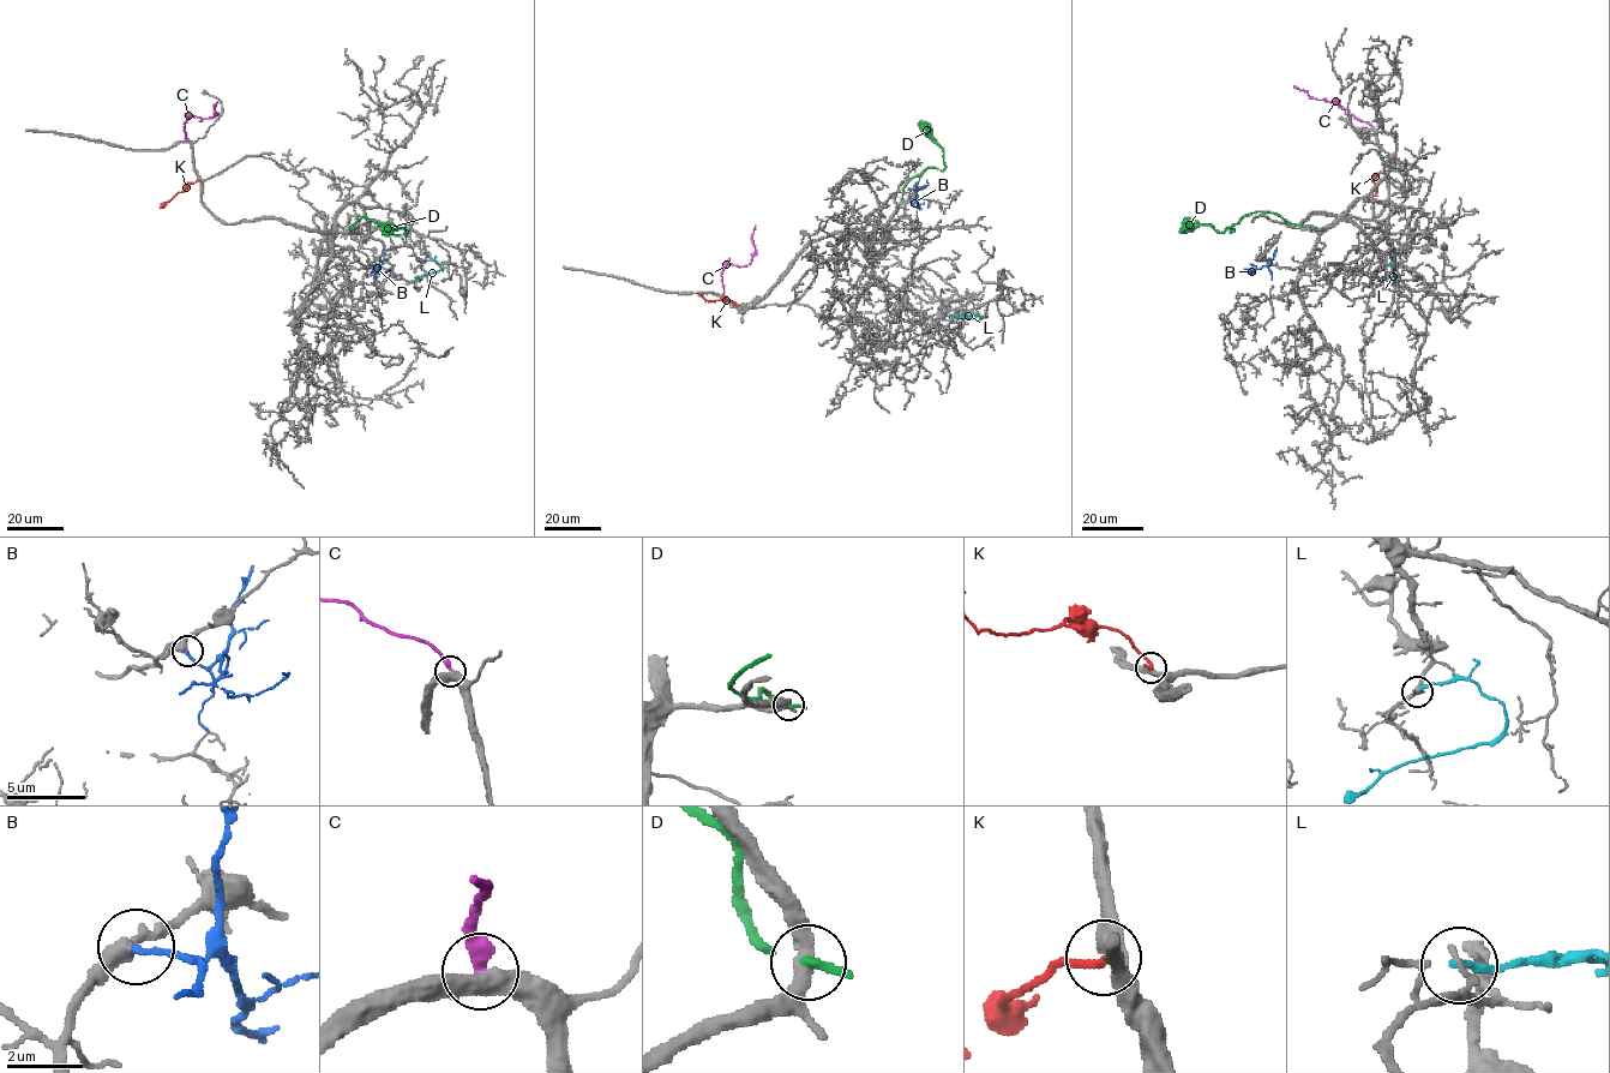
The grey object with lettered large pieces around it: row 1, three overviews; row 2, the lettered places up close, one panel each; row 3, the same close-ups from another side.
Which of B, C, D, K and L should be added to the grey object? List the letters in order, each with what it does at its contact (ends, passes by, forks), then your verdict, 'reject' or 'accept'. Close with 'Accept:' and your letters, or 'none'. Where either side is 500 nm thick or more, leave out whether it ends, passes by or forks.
B: it ends there; accept
C: it ends there; reject
D: it ends there; reject
K: reject
L: it ends there; reject
Accept: B

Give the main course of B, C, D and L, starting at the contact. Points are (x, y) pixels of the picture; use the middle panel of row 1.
B: (909, 201), (914, 201), (914, 186), (924, 186), (926, 180)
C: (724, 297), (721, 271), (727, 264), (745, 265), (750, 262), (755, 251), (751, 238), (755, 226)
D: (896, 245), (885, 225), (899, 207), (903, 187), (926, 168), (944, 168), (943, 150), (924, 131), (920, 120)
L: (961, 316), (978, 313), (959, 317), (949, 313)

